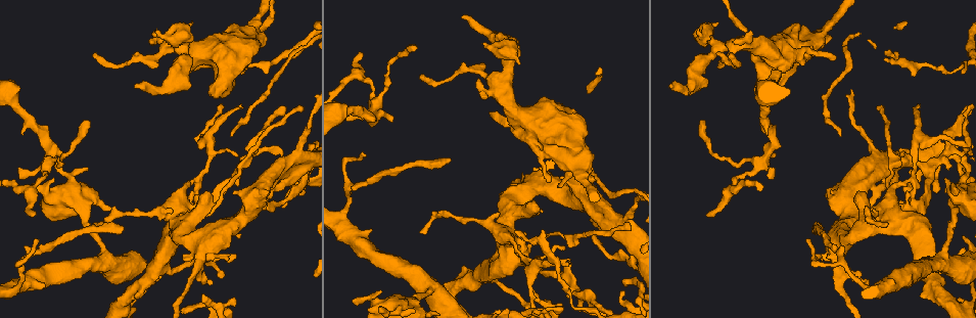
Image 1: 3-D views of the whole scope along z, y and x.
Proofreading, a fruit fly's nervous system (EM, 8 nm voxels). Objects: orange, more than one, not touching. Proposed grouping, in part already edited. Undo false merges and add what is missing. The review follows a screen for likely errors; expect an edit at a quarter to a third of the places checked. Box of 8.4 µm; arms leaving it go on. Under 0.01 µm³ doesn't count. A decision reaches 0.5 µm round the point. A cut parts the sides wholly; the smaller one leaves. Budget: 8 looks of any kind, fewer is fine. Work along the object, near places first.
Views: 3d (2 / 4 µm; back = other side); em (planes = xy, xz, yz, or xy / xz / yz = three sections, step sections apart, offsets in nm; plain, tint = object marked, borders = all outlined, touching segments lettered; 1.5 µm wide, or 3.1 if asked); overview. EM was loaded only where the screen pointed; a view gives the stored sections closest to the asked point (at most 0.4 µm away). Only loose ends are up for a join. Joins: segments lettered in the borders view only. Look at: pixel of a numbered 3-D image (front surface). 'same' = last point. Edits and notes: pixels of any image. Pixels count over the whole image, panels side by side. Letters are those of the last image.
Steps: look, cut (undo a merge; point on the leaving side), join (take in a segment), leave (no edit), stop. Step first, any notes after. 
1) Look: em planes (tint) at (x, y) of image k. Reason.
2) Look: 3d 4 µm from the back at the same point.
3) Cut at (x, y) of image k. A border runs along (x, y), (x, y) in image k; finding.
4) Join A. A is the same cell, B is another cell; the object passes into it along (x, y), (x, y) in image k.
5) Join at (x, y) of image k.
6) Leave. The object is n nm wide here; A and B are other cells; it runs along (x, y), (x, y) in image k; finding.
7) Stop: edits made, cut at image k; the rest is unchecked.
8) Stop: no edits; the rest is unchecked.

Look: em planes (tint) at (86, 121) of image 1. Tapers out.

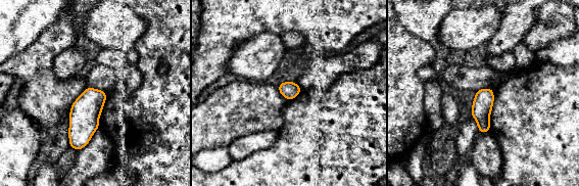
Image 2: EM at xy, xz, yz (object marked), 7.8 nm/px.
Look: em planes (borders) at the same point.

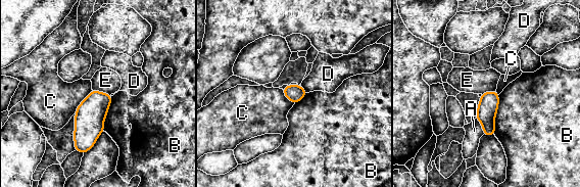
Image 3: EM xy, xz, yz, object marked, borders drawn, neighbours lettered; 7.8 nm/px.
Leave. The longest contact is with B, 340 nm; A, B, C, D and E are other cells; a border runs along (92, 89), (110, 95) in image 3; no lettered segment goes on from it.

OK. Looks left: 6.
Look: em planes (borders) at (35, 240) of image 1. An open end.

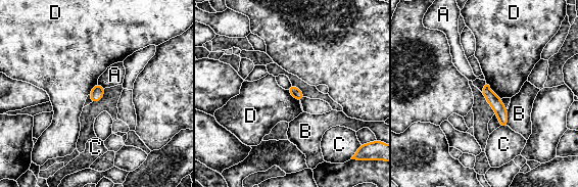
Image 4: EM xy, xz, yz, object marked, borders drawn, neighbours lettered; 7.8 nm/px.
Leave. A, B, C and D are other cells; a border runs along (486, 83), (501, 98) in image 4; none of them fits.

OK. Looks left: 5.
Look: em planes (borders) at (825, 32) of image 1. Calibre changes.

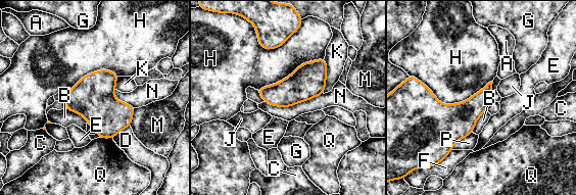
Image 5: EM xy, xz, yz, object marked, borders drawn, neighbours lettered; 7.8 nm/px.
Leave. The object is 160 nm wide here; the longest contact is with H, 600 nm; A, B, C, D, E, F, G, H, J, K, M, N, P and Q are other cells; one cell here.

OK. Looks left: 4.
Stop: no edits; the rest is unchecked.

